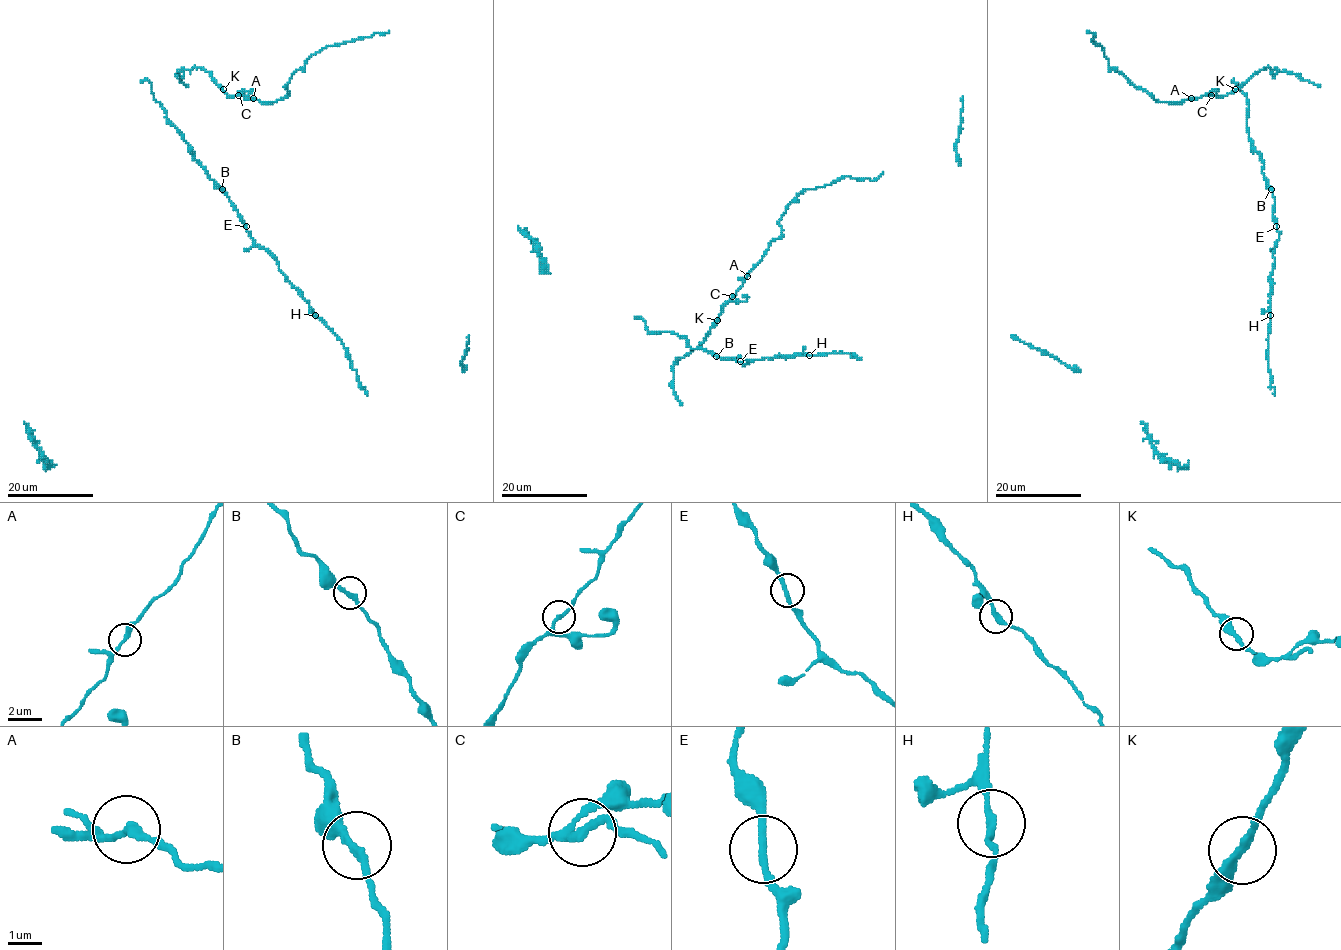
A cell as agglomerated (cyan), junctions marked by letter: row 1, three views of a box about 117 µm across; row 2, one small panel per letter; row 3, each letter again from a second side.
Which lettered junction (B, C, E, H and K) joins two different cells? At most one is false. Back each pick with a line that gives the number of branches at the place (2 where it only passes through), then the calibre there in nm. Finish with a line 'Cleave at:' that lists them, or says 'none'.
Cleave at: none

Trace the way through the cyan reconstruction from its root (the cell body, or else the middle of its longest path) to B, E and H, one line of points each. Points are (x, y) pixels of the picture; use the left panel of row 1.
B: (229, 202), (222, 189)
E: (229, 202), (246, 226)
H: (229, 202), (248, 234), (274, 257), (278, 270), (309, 304), (315, 315)

